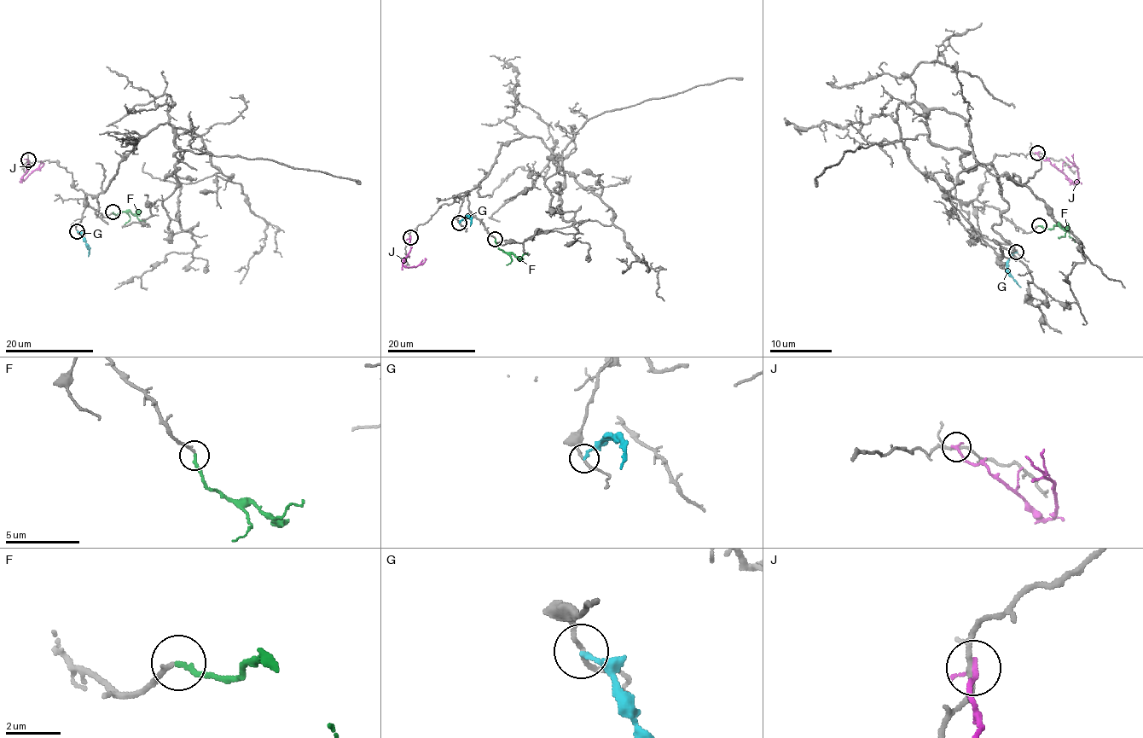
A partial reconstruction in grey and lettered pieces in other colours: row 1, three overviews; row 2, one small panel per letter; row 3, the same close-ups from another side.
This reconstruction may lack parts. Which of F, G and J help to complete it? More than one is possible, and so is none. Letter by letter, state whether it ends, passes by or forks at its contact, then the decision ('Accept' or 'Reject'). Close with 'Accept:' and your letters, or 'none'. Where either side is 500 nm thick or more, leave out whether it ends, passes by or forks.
F: It ends there. Accept
G: It ends there. Reject
J: It ends there. Reject
Accept: F

